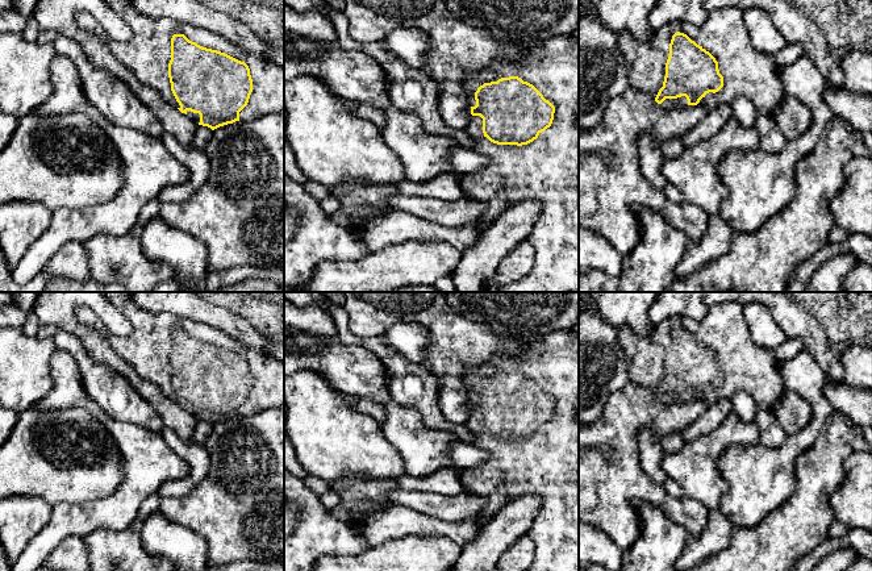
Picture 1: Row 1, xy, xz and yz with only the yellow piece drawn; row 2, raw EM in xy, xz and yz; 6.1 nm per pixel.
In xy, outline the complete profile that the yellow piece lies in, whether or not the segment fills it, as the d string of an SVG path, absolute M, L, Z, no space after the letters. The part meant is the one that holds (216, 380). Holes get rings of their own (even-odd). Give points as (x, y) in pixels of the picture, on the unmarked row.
M104 292L126 317L133 332L112 334L88 307L76 308L80 324L89 325L108 339L113 350L143 379L157 384L163 395L212 425L235 416L253 416L284 405L284 363L250 349L224 332L171 313L150 313L139 308L129 292Z

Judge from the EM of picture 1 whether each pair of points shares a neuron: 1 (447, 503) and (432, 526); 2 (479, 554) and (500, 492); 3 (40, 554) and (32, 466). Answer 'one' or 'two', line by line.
1: two
2: two
3: two

